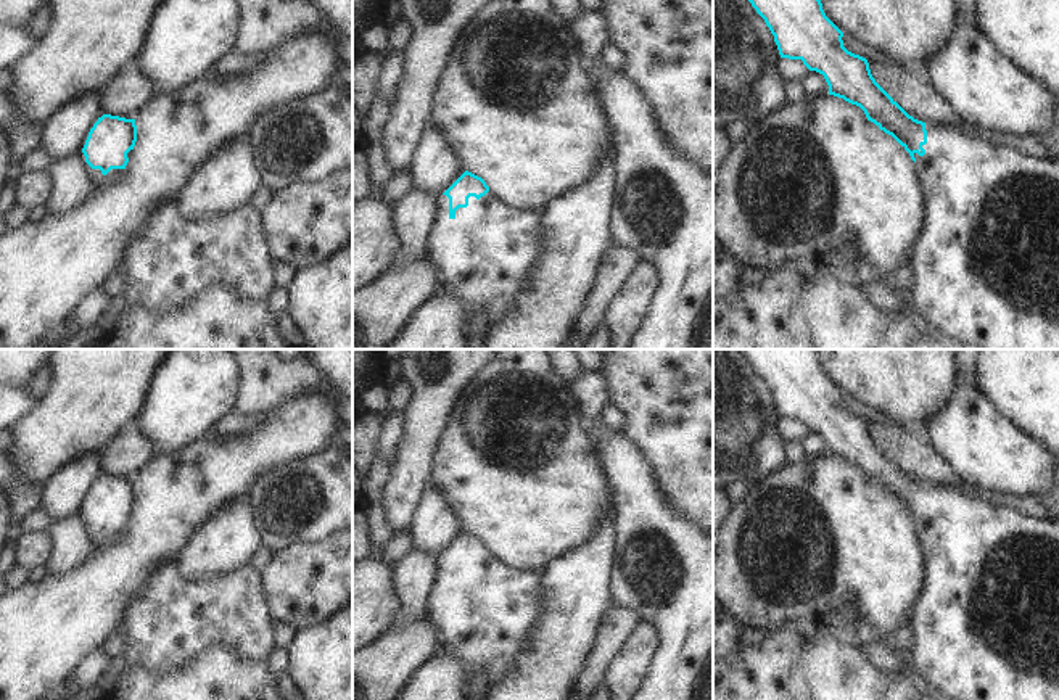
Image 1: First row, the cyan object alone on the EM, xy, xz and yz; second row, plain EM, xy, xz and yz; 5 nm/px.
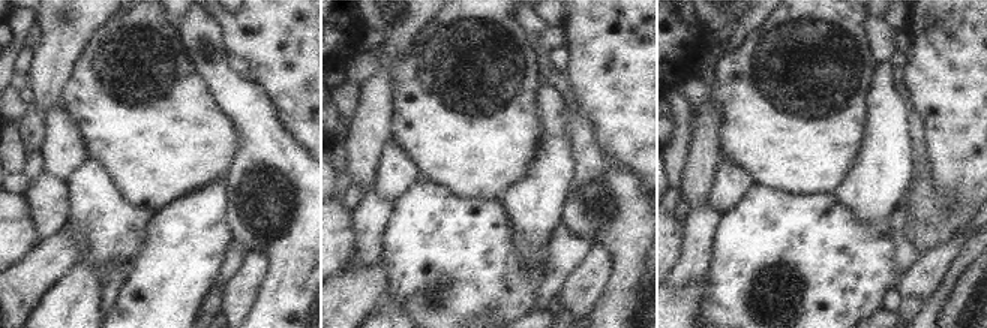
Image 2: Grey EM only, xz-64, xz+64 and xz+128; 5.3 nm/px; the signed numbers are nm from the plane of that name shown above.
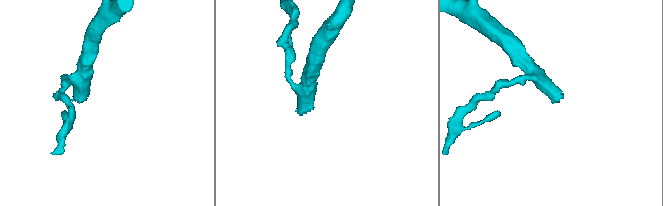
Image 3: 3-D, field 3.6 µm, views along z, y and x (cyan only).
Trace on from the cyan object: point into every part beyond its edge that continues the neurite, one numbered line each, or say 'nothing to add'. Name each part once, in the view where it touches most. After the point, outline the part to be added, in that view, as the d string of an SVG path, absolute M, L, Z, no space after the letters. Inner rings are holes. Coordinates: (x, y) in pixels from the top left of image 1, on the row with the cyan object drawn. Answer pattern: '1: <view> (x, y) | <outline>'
1: xz (486, 255) | M492 190L480 200L470 196L454 219L449 198L439 200L428 254L439 269L441 286L465 299L470 319L488 309L494 325L517 306L546 253L546 216L518 211Z

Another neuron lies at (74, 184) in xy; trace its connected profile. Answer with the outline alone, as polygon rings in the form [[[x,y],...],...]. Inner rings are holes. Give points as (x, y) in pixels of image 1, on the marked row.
[[[82,151],[76,156],[53,161],[50,171],[55,183],[55,193],[47,204],[47,212],[50,214],[68,214],[85,204],[98,191],[93,169],[85,163]]]

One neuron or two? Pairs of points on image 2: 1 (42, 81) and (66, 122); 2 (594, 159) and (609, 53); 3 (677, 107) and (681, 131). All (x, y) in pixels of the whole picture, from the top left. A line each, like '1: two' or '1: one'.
1: two
2: two
3: one

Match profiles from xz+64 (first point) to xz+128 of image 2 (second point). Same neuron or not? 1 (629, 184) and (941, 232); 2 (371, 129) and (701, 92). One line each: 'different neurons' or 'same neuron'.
1: different neurons
2: different neurons

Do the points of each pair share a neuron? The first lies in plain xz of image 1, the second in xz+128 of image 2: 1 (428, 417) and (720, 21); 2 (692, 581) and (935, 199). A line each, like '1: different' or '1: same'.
1: same
2: same

